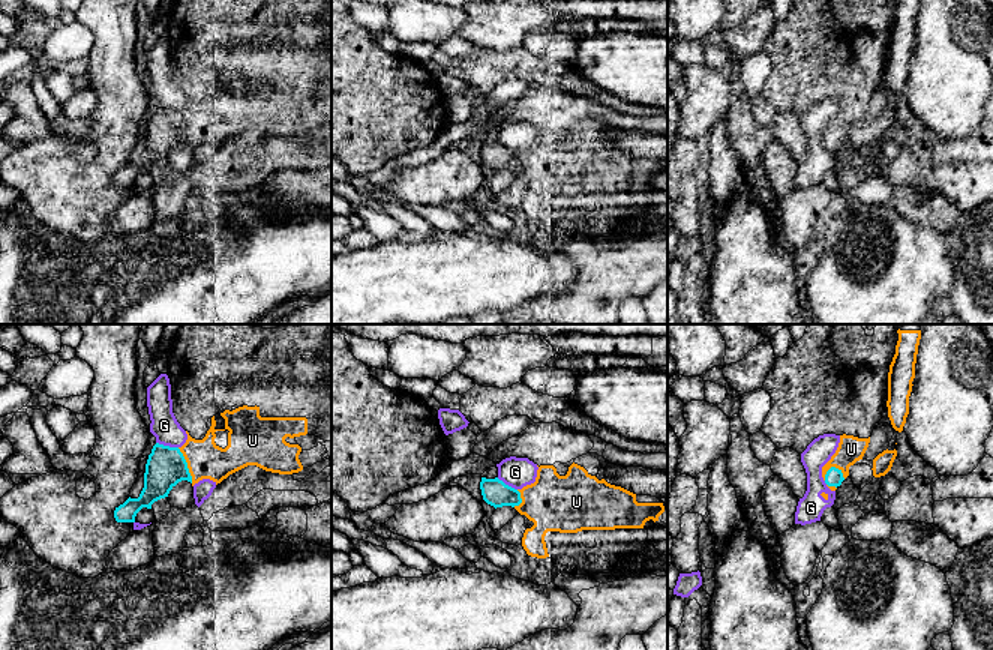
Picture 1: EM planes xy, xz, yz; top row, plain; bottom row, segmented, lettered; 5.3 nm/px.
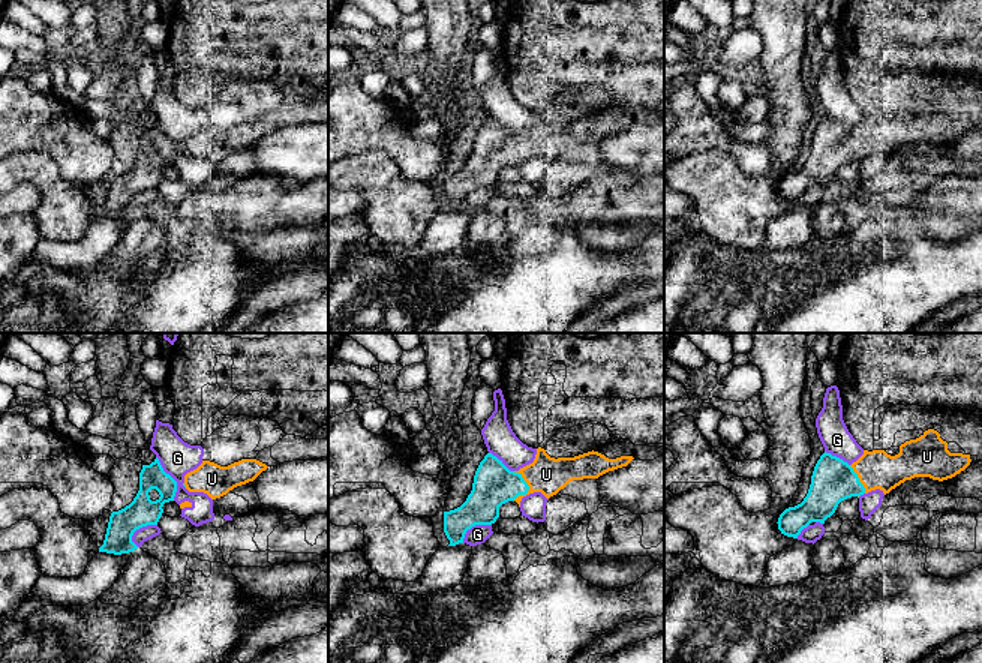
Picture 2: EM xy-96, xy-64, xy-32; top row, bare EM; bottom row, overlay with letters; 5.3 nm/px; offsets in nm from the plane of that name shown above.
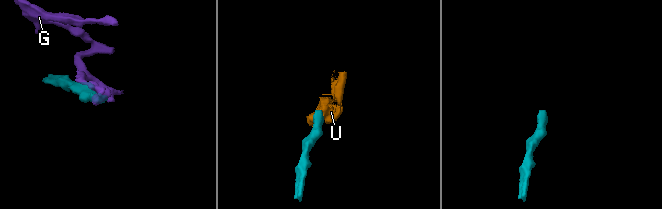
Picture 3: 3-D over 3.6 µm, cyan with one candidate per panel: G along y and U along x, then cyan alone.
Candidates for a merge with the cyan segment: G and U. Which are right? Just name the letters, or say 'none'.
U

